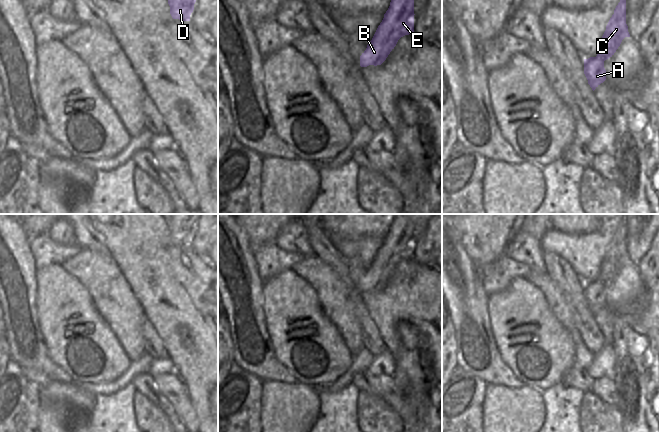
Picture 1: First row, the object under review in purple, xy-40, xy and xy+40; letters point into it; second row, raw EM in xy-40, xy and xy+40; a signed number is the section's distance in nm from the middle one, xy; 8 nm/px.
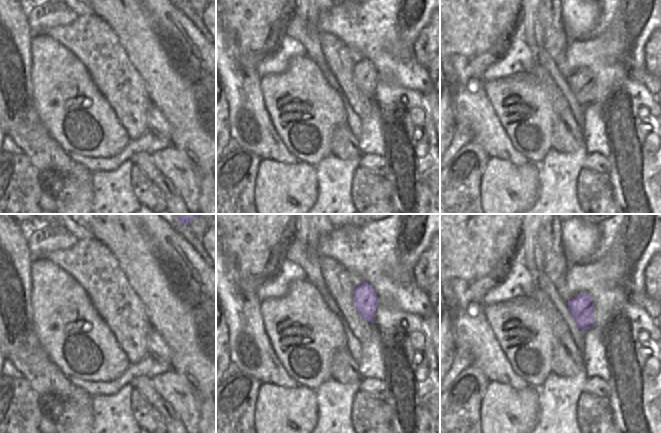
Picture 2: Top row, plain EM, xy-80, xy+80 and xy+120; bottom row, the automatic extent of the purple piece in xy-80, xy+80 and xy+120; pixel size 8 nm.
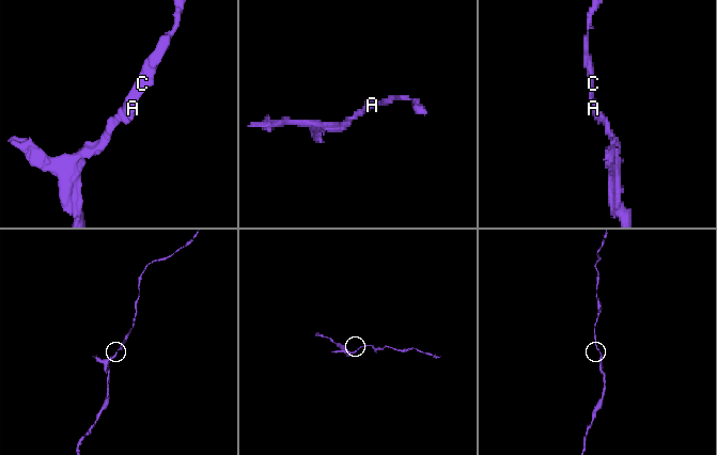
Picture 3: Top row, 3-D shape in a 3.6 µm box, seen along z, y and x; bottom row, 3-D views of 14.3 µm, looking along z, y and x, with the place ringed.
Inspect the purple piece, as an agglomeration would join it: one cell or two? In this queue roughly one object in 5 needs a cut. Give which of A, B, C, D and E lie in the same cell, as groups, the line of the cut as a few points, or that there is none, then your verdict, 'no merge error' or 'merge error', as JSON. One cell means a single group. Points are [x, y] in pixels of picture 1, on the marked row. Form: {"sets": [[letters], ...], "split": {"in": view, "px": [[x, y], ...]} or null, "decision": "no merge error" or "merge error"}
{"sets": [["A", "B", "C", "D", "E"]], "split": null, "decision": "no merge error"}

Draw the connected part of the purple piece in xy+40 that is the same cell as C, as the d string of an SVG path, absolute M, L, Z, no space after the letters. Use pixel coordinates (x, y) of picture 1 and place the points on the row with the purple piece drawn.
M620 0L606 26L597 56L584 59L584 74L593 91L606 80L604 61L614 55L625 37L630 37L626 24L626 0Z

